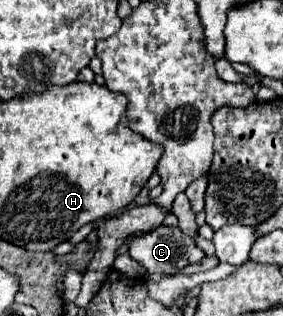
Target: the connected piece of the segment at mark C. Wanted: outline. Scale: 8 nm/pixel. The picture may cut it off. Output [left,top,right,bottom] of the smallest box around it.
[128,226,204,274]

